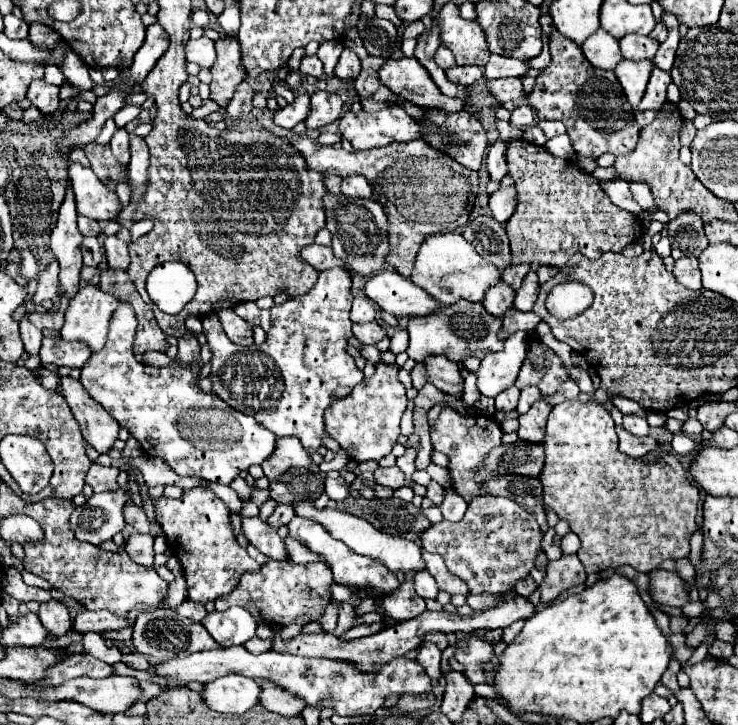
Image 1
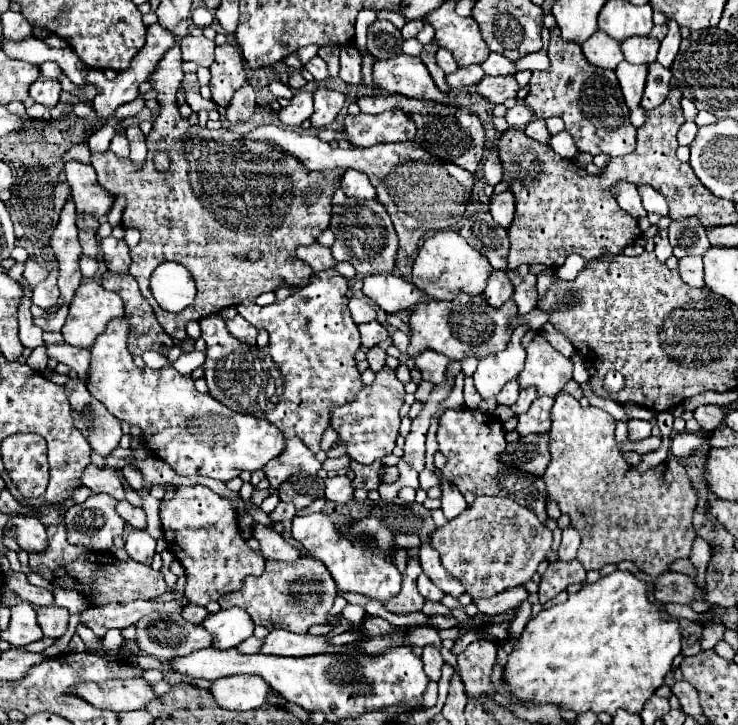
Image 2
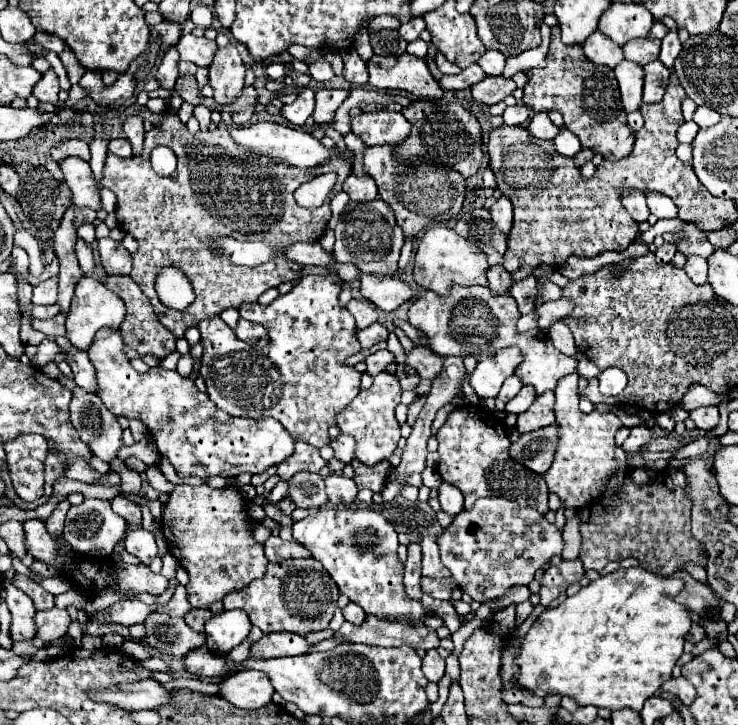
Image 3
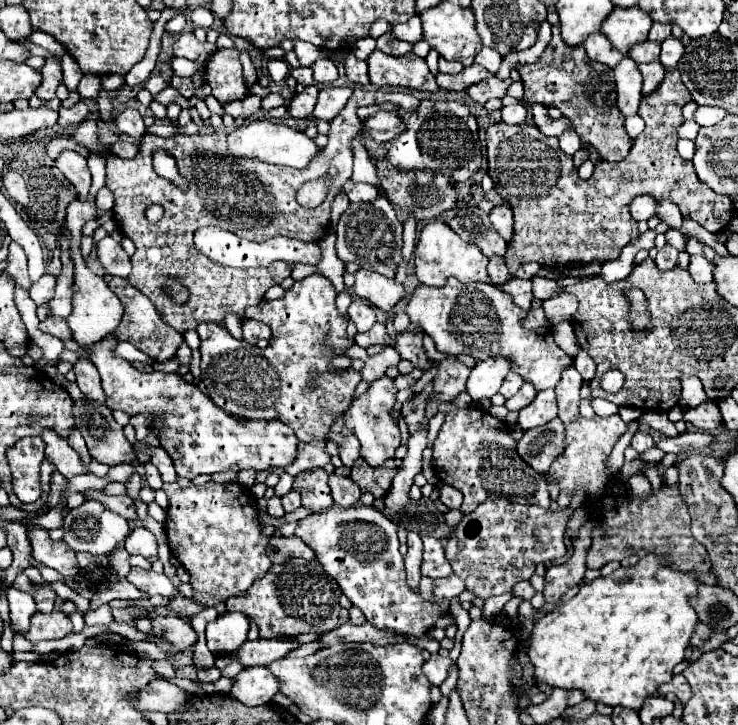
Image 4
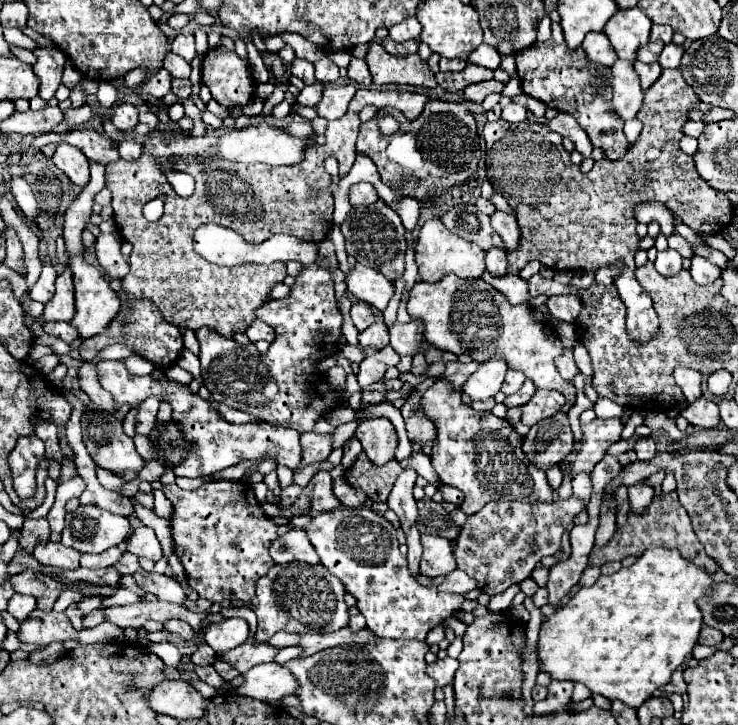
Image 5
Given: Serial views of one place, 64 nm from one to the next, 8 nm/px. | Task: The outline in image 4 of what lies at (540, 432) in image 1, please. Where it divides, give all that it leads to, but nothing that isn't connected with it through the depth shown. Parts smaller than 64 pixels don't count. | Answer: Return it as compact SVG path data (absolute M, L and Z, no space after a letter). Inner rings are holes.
M542 390L538 396L520 412L518 426L524 430L536 428L540 424L550 422L558 414L558 404L556 404L556 392L554 390Z

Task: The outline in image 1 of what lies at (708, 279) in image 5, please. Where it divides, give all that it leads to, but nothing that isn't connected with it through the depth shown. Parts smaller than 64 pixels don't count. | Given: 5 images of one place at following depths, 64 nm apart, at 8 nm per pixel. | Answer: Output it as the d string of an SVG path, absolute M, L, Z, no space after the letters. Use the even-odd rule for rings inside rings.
M680 258L680 260L676 260L674 276L682 286L686 286L690 290L700 290L702 288L698 258Z

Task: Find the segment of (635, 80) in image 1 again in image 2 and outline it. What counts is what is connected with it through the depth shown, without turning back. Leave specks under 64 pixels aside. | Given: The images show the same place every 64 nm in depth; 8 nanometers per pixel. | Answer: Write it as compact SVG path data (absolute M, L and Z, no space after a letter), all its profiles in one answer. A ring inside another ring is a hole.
M626 60L616 66L616 76L618 76L620 88L624 92L626 106L630 110L636 110L640 106L644 82L646 82L646 72L648 72L648 66L644 66L644 64L636 66L636 64L630 64Z

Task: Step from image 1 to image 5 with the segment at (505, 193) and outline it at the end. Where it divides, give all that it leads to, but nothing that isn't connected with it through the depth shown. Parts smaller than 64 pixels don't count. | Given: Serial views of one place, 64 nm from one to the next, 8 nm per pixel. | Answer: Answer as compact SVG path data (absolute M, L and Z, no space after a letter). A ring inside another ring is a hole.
M494 212L490 216L492 220L492 228L500 234L500 238L504 240L504 246L508 252L516 250L520 240L522 240L522 232L520 232L520 226L516 222L516 218L512 214L504 214L504 212Z

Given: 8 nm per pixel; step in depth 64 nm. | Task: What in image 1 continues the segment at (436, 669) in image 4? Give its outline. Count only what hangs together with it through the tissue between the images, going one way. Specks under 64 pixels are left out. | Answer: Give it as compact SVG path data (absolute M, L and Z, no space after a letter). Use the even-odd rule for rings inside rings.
M422 642L420 644L416 660L418 660L418 664L426 670L426 674L432 680L438 680L442 676L442 672L440 672L440 658L442 658L442 652L438 650L436 644L432 644L432 642Z

